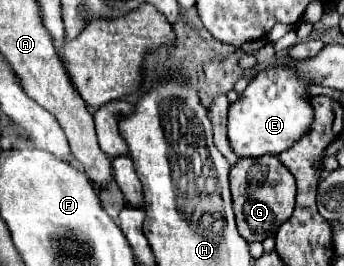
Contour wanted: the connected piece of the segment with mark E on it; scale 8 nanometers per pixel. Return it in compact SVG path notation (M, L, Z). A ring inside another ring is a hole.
M291 67L265 69L257 73L243 95L229 105L227 137L233 153L241 159L279 155L299 141L313 123L313 109L309 105L309 97L305 95L307 87L309 83L297 79L297 73Z

